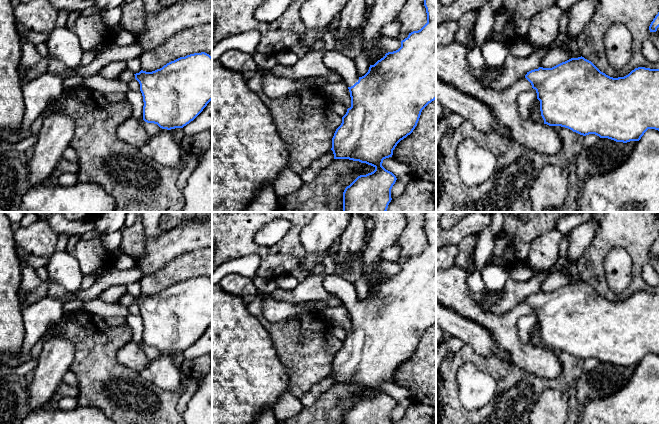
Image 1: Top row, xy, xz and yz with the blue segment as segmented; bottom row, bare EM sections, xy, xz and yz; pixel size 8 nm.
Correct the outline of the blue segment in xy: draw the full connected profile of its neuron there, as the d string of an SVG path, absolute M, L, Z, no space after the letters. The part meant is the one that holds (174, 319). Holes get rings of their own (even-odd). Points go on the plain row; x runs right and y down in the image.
M205 276L180 281L152 296L141 294L134 298L125 293L118 300L123 307L129 307L134 302L139 306L143 320L143 344L162 353L183 352L212 324L212 281Z

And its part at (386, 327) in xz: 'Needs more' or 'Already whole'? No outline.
Needs more

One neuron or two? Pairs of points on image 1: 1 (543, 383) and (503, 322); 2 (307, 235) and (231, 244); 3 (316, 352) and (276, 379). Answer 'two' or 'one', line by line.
1: two
2: two
3: two

